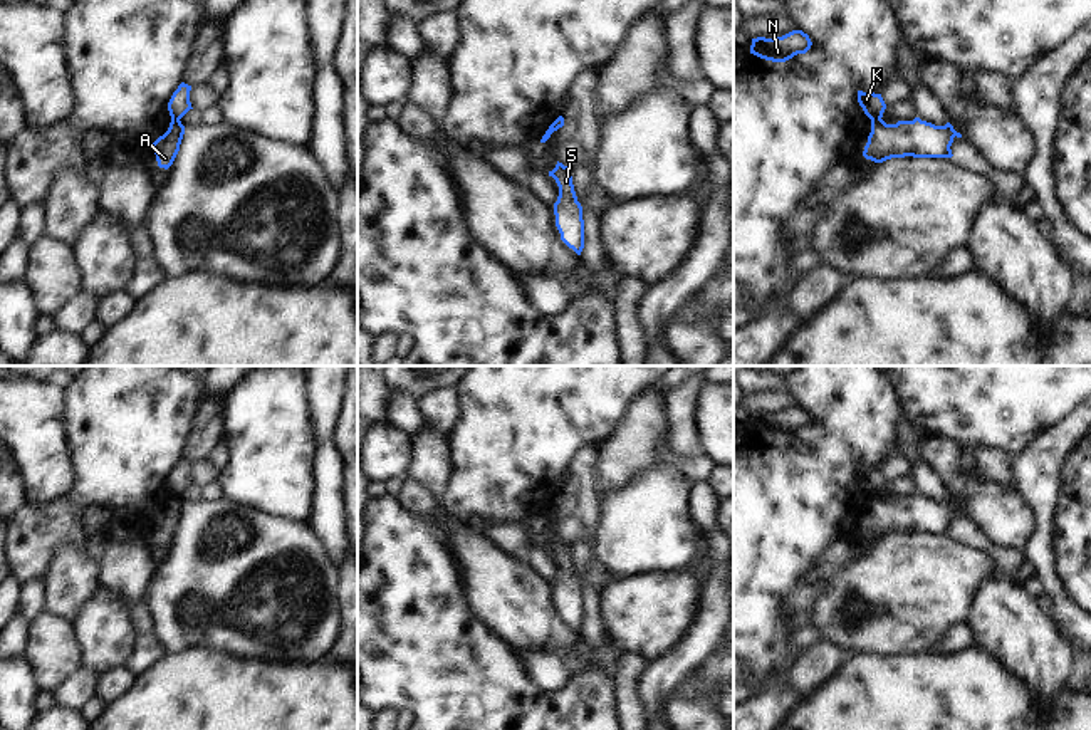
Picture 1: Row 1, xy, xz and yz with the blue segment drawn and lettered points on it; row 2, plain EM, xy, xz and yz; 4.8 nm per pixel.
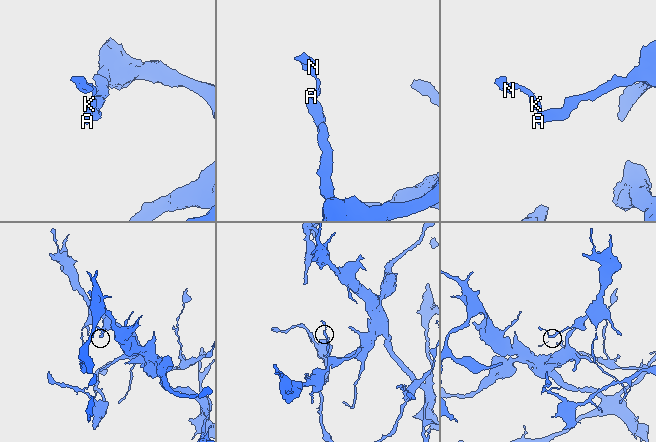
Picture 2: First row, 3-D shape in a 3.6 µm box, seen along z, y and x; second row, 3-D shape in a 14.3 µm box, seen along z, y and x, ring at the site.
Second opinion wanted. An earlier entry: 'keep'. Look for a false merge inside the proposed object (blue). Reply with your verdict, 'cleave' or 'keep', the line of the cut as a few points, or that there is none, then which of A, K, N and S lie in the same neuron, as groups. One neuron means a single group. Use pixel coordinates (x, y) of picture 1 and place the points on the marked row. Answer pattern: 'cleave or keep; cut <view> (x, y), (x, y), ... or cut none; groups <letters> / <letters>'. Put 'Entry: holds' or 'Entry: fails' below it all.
cleave; cut yz (880, 116), (871, 119); groups A S / K N
Entry: fails

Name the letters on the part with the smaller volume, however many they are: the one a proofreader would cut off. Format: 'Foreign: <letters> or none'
Foreign: K, N

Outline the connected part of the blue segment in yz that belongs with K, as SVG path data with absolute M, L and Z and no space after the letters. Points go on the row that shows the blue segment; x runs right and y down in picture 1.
M858 91L858 102L869 119L883 117L886 104L881 94Z

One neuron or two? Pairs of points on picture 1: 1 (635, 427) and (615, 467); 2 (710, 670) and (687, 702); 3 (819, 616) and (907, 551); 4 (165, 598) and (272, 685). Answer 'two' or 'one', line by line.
1: one
2: one
3: one
4: two

